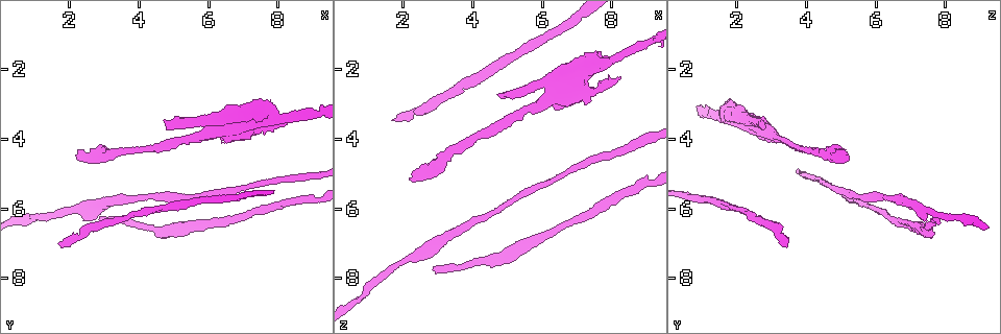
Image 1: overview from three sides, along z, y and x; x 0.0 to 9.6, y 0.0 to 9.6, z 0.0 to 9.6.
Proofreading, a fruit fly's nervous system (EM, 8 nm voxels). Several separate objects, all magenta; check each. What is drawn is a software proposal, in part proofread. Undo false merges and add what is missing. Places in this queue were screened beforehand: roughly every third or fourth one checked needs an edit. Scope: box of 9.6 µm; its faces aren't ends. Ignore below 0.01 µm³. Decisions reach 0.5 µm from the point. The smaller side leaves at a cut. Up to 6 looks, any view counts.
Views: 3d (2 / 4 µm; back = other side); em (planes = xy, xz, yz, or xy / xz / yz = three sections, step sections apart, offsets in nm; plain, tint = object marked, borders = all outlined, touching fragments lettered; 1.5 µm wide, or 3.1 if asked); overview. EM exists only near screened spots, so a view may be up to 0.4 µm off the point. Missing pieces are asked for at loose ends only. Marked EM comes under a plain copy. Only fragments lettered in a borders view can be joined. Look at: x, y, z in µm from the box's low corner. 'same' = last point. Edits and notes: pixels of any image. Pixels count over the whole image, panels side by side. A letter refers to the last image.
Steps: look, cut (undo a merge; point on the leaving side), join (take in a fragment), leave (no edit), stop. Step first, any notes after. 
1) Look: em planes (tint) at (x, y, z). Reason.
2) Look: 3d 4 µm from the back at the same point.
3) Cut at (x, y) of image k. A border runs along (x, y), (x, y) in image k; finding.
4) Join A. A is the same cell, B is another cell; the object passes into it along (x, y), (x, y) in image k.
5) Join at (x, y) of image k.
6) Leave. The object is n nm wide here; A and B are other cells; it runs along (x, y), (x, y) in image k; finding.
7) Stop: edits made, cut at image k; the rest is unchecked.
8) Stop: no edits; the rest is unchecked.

Look: em planes (tint) at (1.70, 7.00, 3.45). An open end.

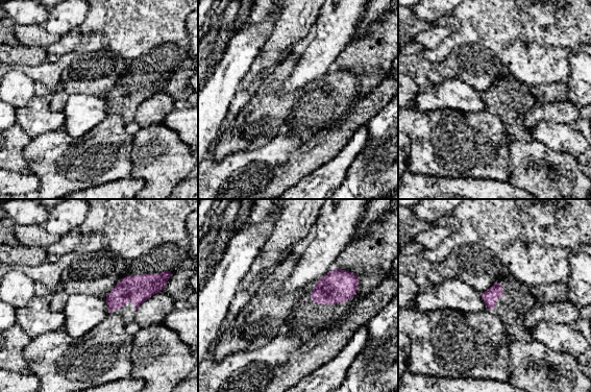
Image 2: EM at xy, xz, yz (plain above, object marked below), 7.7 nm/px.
Look: em planes (borders) at the same point. See the neighbours.

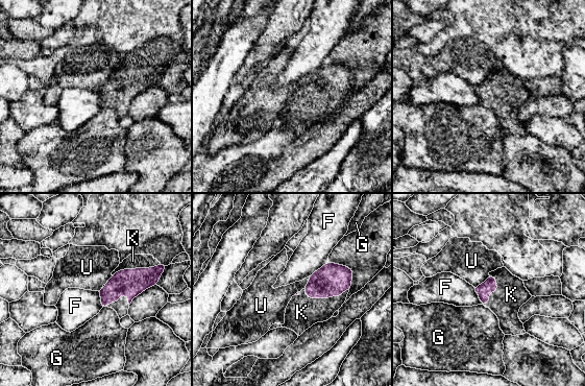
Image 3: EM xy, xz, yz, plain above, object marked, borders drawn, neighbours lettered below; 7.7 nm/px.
Join K. The object is 110 nm wide here; the longest contact is with K, 360 nm; K is the same cell, F, G and U are other cells; it goes on there.

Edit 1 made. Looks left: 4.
Look: em xz step 4 (borders) at (2.20, 4.40, 5.20). Free end.

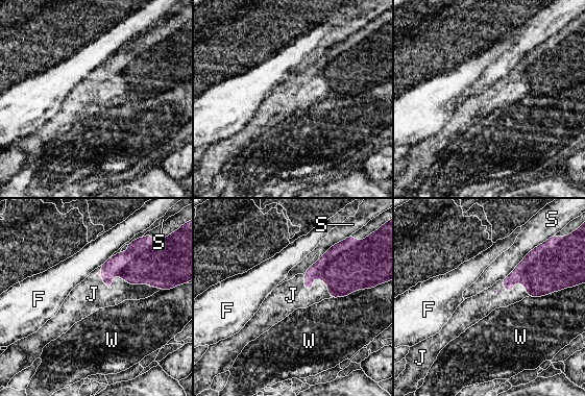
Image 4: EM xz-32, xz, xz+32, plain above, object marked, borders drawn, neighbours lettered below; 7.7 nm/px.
Look: em planes (borders) at the same point. Cut it another way.

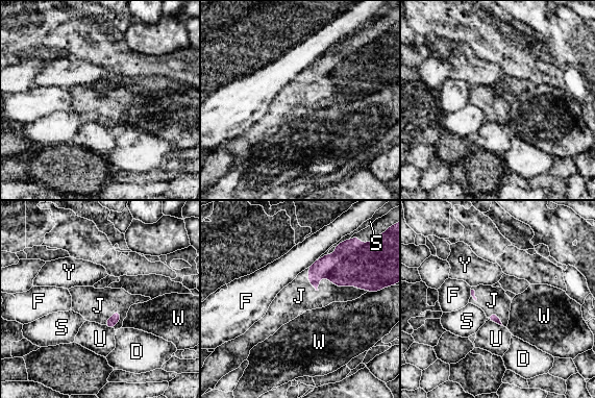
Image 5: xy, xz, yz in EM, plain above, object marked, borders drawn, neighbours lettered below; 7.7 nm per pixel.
Join J. J is the same cell, D, F, S, U, W and Y are other cells; the object passes into it along (344, 268), (331, 281), (303, 297) in image 5; it goes on there.

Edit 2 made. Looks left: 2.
Look: overview. Redraw.

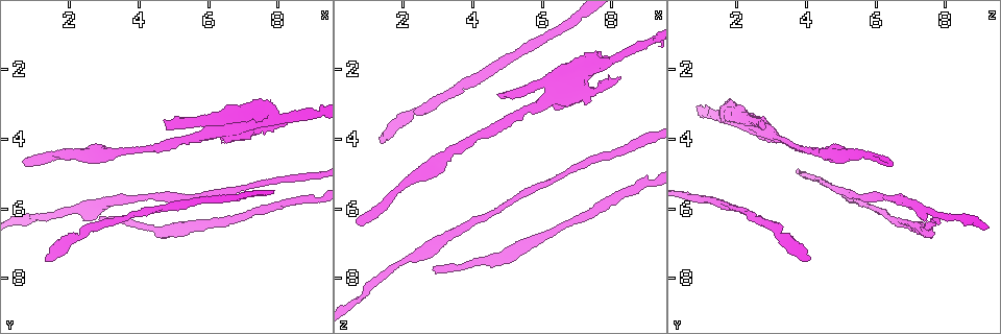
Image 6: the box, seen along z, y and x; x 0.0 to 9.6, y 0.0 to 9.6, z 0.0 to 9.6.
Look: em xy step 8 (borders) at (0.65, 4.60, 6.50). Thin end.

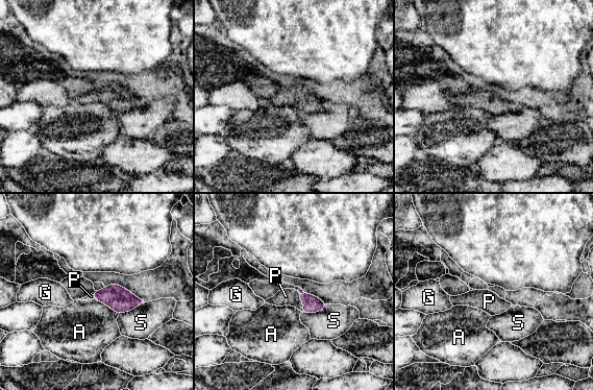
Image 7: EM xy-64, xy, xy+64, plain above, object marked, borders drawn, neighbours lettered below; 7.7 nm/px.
Join P. The longest contact is with A, 240 nm; P is the same cell, A, G and S are other cells; the object passes into it along (311, 303), (303, 302), (286, 296) in image 7; the cell continues.

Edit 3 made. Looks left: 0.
Stop: edits made, join at image 3, join at image 5, join at image 7; the rest is unchecked.

